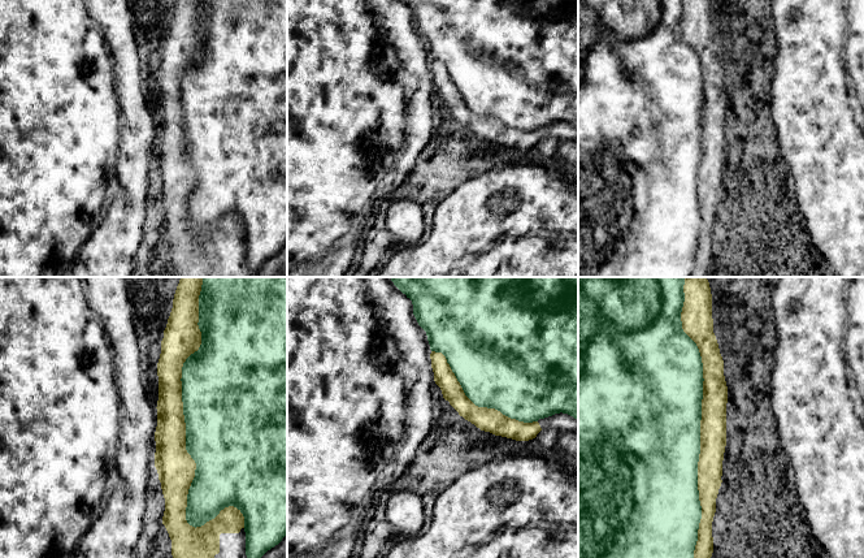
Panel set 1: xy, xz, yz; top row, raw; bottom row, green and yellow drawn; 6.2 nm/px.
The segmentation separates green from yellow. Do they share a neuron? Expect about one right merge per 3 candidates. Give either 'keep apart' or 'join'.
keep apart

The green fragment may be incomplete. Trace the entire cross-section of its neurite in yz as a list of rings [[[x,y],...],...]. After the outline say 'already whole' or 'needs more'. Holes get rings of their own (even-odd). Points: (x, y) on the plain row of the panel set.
[[[578,0],[578,277],[691,277],[702,215],[698,199],[700,129],[703,108],[703,72],[696,52],[683,40],[681,21],[683,0]]]; already whole

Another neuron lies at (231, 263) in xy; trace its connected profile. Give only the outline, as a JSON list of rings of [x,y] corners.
[[[175,0],[157,72],[159,109],[156,116],[155,176],[165,207],[162,233],[172,248],[173,277],[251,277],[246,264],[244,225],[240,219],[234,215],[225,216],[214,228],[196,237],[186,229],[187,203],[195,186],[196,172],[186,159],[181,87],[183,72],[201,53],[201,40],[197,34],[199,4],[200,0]]]

